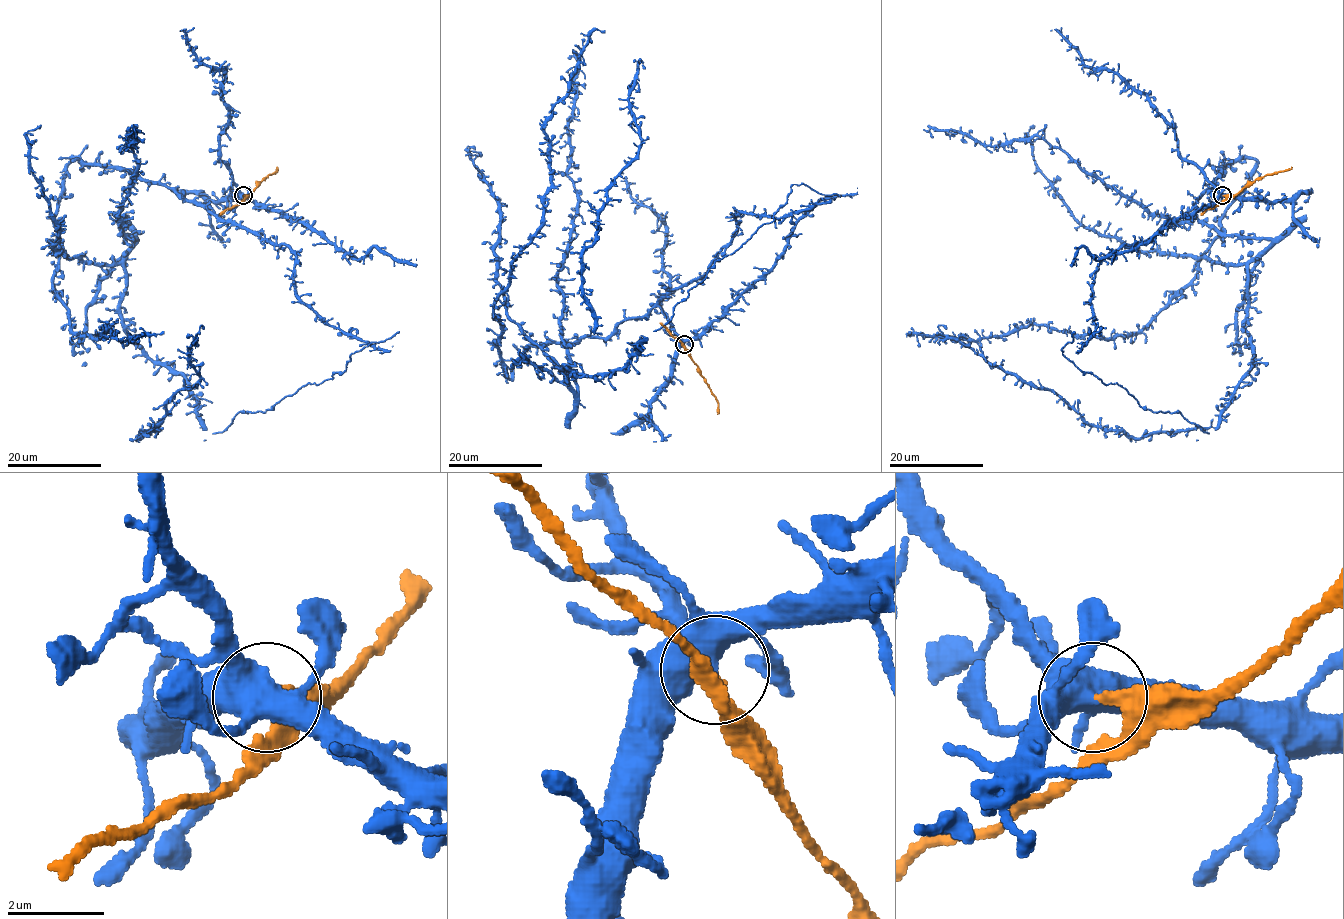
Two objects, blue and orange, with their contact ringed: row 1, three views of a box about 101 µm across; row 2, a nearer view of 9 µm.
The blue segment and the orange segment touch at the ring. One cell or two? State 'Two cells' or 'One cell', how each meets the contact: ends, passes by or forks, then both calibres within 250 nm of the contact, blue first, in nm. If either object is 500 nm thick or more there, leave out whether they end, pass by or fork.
Two cells. At the ring blue forks. At the ring orange ends. Thickness 400 nm (blue) against 260 nm

